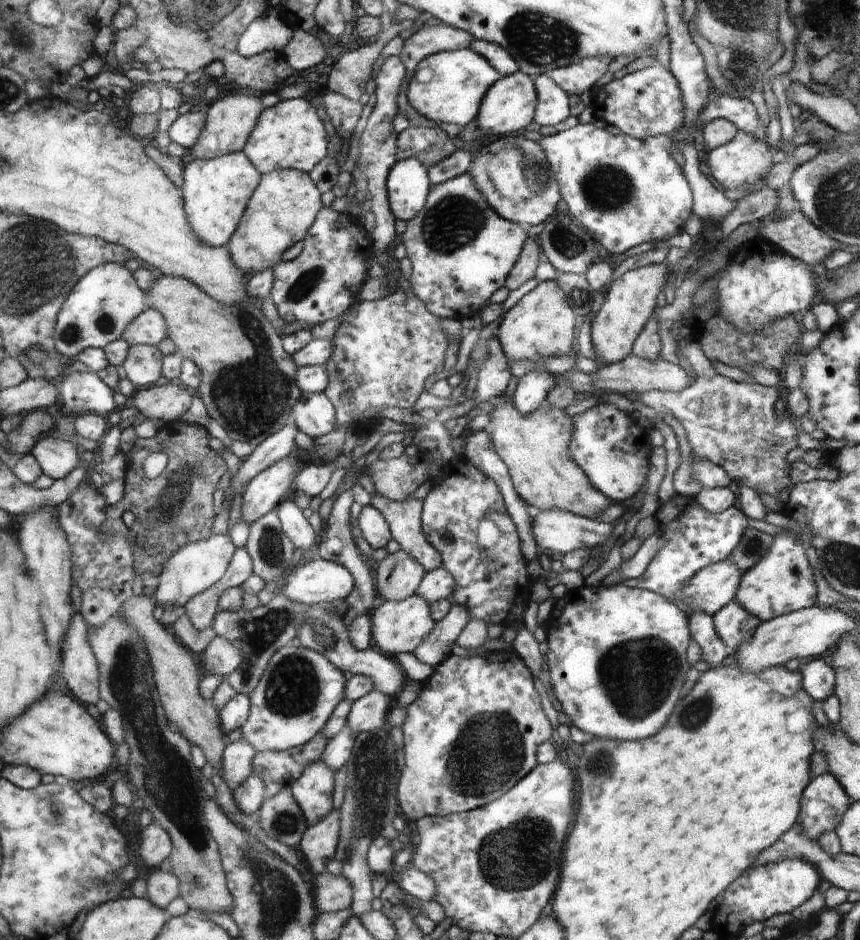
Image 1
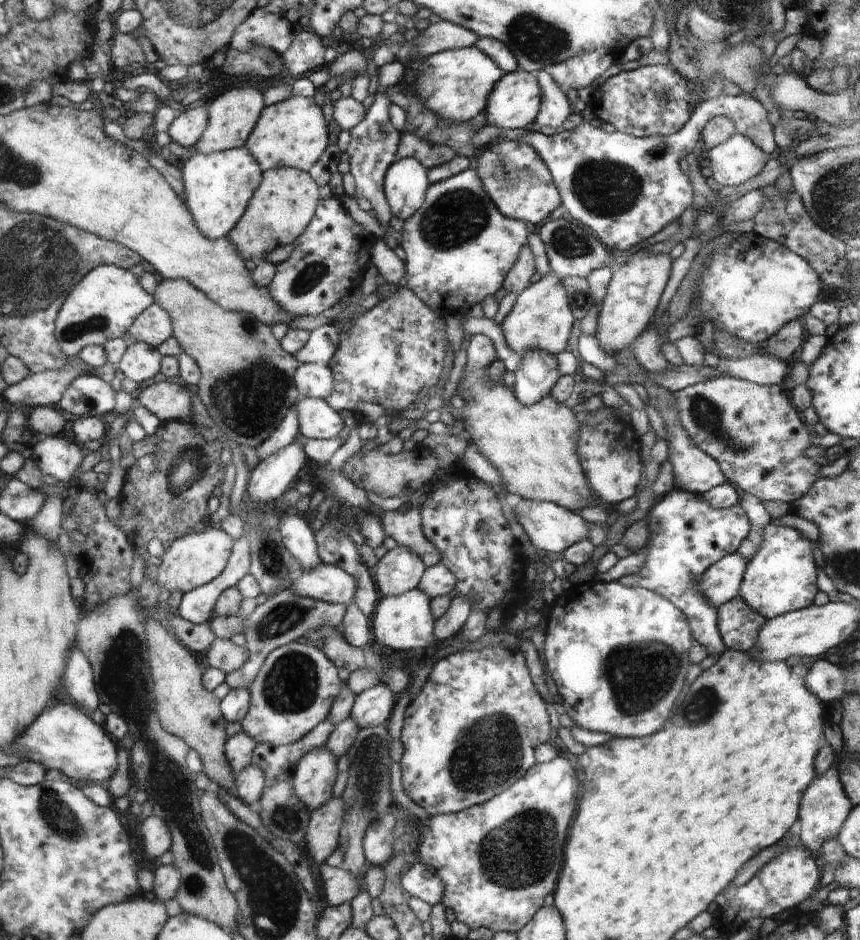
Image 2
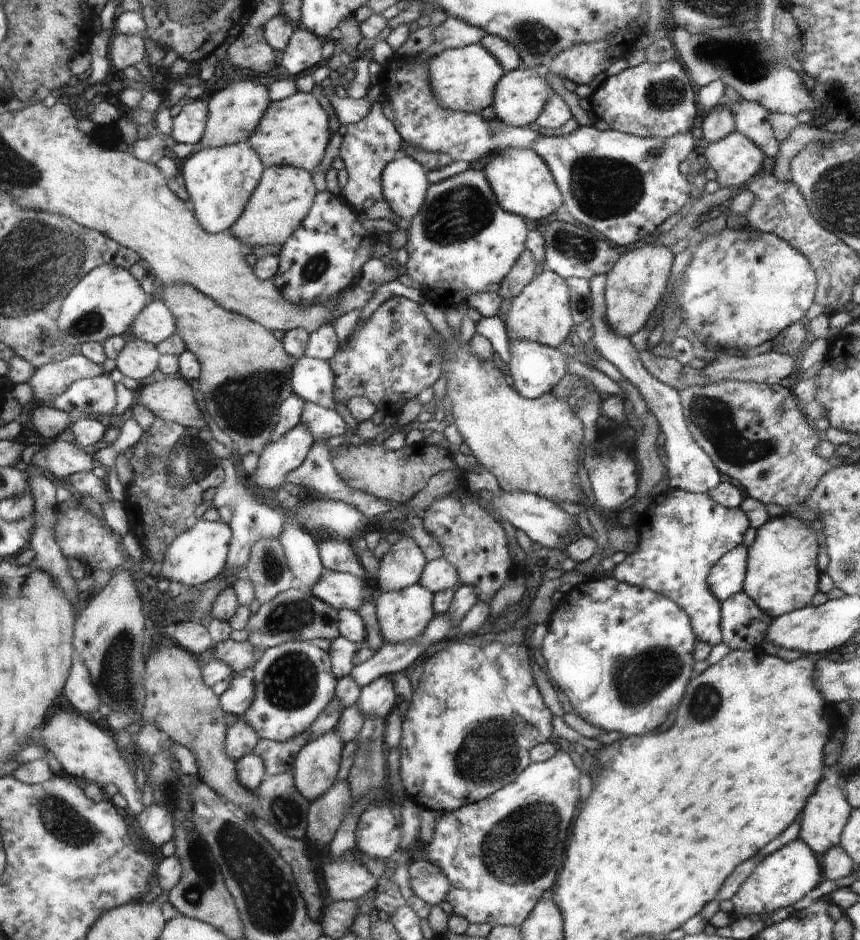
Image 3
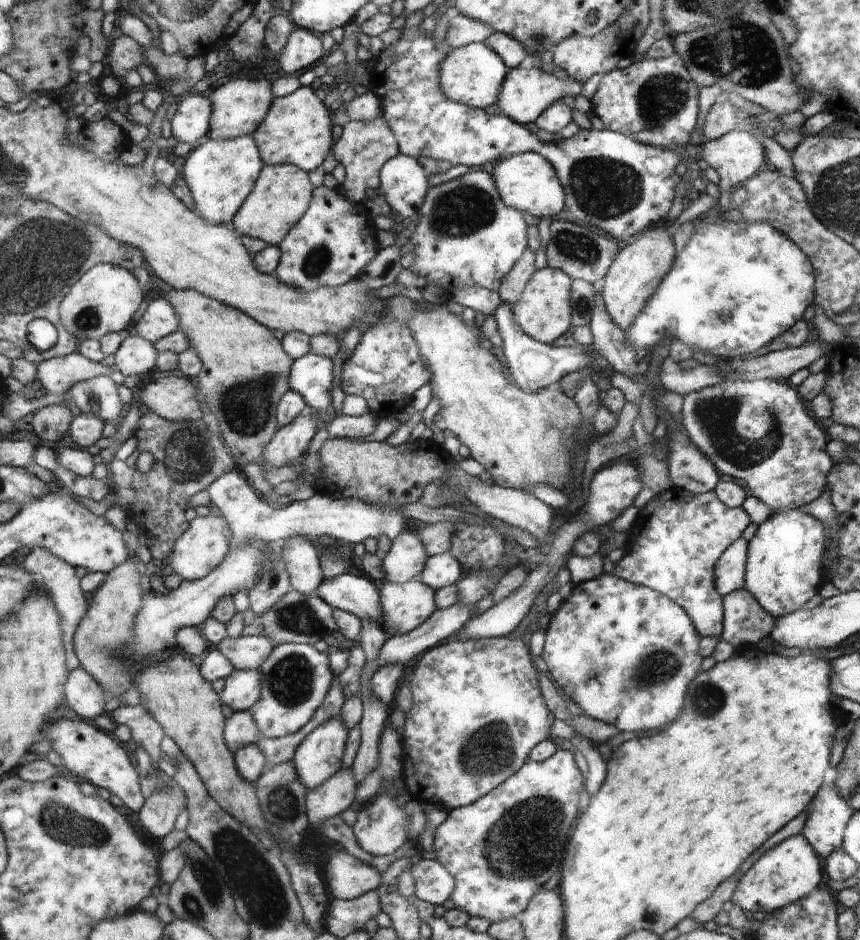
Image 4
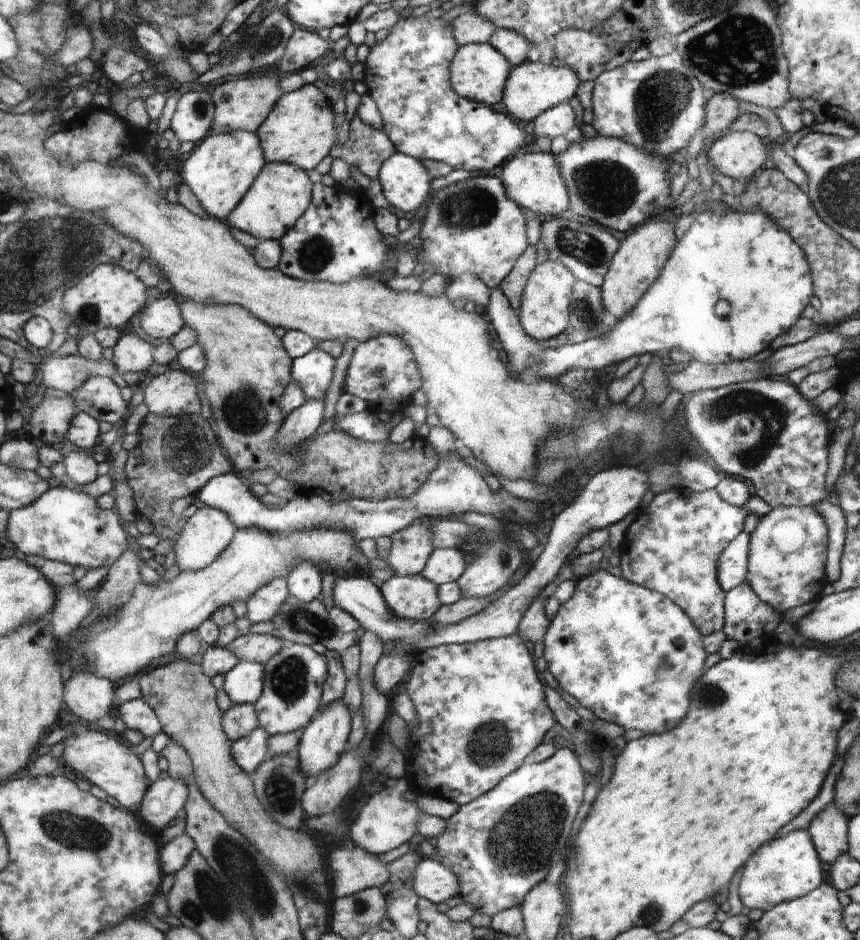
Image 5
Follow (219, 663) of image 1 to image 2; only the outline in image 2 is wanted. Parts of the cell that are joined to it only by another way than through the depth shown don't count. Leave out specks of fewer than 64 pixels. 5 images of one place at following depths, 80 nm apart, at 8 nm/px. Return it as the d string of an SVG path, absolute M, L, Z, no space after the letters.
M216 637L206 654L208 664L226 675L237 671L248 660L248 650L244 647L232 643L230 639Z

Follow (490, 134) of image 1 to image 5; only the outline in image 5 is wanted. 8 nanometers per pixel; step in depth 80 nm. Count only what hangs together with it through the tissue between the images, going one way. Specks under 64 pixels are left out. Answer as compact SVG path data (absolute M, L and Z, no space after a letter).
M527 60L520 66L512 68L509 80L505 84L504 98L501 101L504 102L509 116L513 117L514 120L519 118L522 122L528 123L537 119L541 114L544 114L545 111L556 107L557 104L564 103L564 100L574 97L577 94L579 86L580 80L571 68L554 64L544 65L540 60L535 63Z

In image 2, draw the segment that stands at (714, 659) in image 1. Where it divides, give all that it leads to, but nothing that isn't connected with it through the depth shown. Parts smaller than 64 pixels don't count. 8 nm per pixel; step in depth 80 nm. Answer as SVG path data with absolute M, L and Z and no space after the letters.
M678 488L671 490L655 501L646 518L648 519L649 542L645 566L636 575L620 578L620 584L627 587L642 587L652 592L661 593L663 597L666 597L666 600L677 605L685 613L689 627L693 631L694 641L706 649L708 656L710 654L720 655L725 651L725 641L718 628L718 611L704 595L697 591L697 584L700 583L701 574L712 563L726 555L737 552L738 547L741 546L752 530L748 513L742 508L740 502L727 509L717 509L711 506L701 494Z

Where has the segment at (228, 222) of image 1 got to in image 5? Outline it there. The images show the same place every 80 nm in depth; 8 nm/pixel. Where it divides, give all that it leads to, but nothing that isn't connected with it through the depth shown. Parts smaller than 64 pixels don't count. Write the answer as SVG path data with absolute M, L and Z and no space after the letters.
M232 131L209 134L201 144L196 144L189 154L181 158L182 172L177 179L192 189L208 217L226 221L265 163L261 142L255 133Z

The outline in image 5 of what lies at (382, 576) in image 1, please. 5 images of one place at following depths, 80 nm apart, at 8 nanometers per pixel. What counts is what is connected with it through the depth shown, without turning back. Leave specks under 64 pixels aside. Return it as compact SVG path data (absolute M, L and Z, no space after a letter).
M416 519L391 536L391 548L385 561L396 577L420 575L433 550L430 522Z

